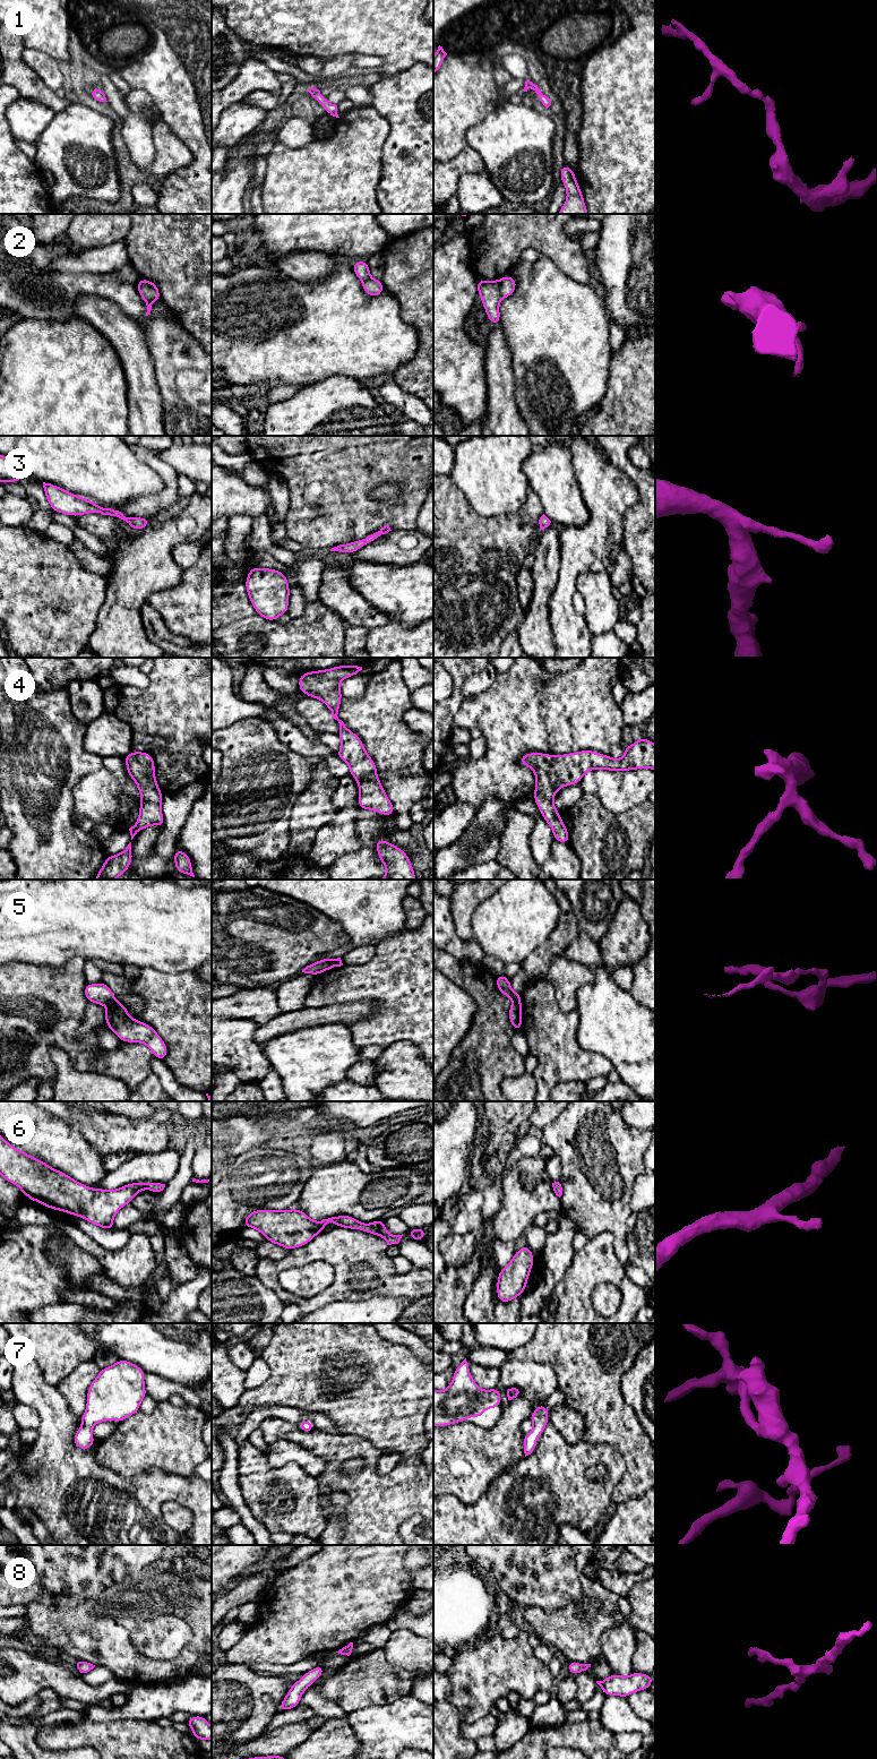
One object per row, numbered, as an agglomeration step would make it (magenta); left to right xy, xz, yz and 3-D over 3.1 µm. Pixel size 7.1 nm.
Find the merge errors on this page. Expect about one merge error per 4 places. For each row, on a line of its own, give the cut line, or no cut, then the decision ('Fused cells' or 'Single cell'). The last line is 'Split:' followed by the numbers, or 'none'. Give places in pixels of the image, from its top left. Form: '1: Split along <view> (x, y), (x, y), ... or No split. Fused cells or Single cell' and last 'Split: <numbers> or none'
1: No split. Single cell
2: Split along yz (498, 281), (503, 297). Fused cells
3: No split. Single cell
4: No split. Single cell
5: Split along xy (114, 998), (106, 1005). Fused cells
6: No split. Single cell
7: No split. Single cell
8: No split. Single cell
Split: 2, 5

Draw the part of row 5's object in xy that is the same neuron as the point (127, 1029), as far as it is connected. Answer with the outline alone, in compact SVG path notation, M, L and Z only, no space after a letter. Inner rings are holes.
M119 1001L108 1005L105 1024L124 1042L140 1042L148 1046L155 1058L164 1061L167 1046L158 1033L148 1024L135 1020Z

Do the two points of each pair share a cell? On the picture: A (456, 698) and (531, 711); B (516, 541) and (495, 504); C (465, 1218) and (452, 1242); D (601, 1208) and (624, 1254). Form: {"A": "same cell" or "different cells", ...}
{"A": "different cells", "B": "different cells", "C": "different cells", "D": "same cell"}

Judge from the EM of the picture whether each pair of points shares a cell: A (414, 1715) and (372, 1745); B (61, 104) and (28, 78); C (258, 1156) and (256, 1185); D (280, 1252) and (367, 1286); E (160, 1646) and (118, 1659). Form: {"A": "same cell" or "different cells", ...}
{"A": "same cell", "B": "same cell", "C": "same cell", "D": "different cells", "E": "different cells"}

